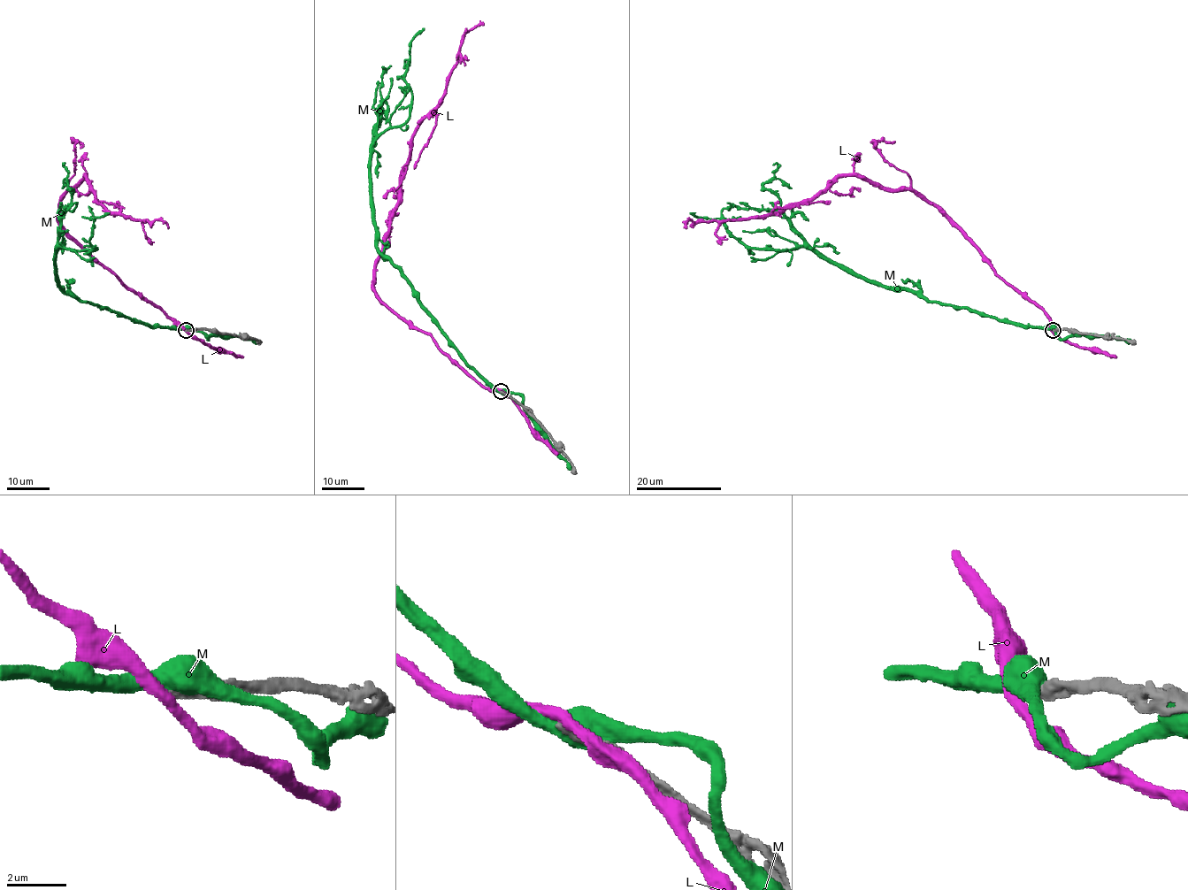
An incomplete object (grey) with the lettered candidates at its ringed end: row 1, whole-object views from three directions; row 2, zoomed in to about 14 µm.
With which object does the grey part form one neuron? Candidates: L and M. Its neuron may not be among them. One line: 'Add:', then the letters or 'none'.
Add: none

